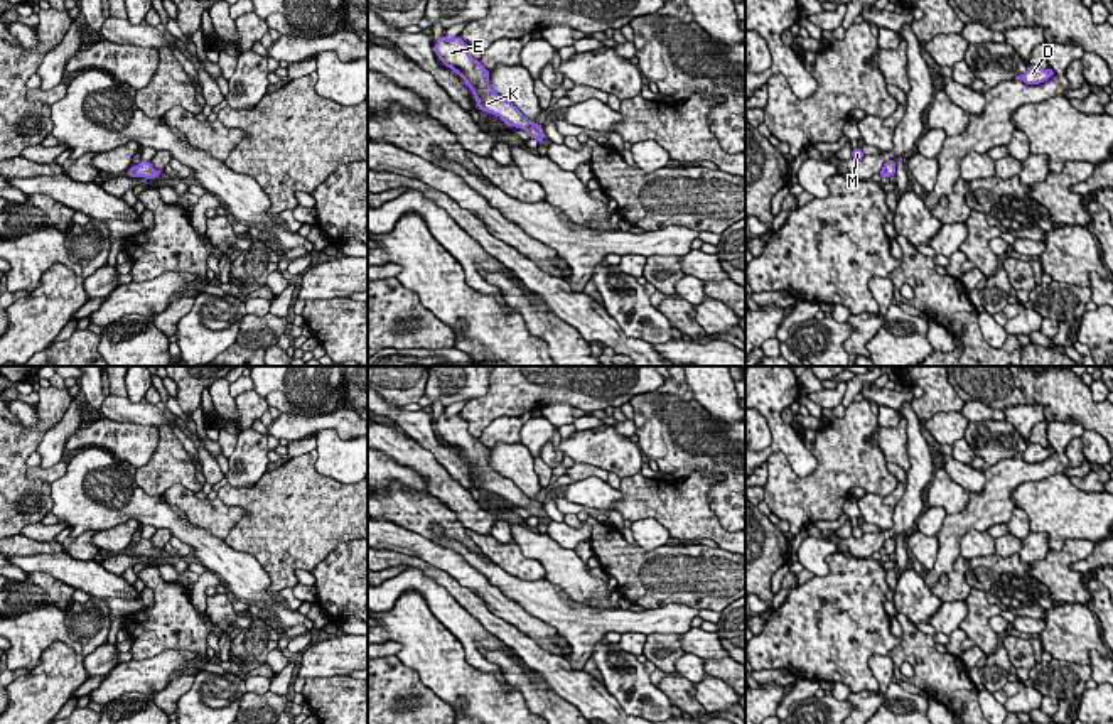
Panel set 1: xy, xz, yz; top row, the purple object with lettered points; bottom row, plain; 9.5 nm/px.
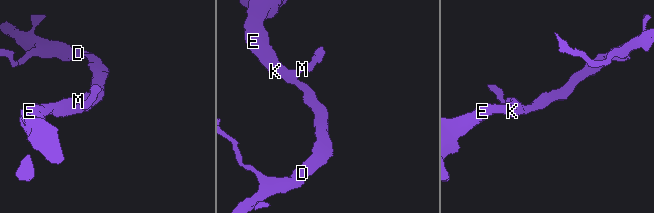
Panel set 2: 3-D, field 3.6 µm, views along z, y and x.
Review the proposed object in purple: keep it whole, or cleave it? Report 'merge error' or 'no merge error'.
no merge error

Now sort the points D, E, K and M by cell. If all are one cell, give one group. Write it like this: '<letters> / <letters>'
D E K M

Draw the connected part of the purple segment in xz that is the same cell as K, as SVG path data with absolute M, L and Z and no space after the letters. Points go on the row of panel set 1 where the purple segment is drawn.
M442 35L435 44L438 59L457 73L470 88L477 108L499 116L504 125L526 130L531 138L545 143L543 127L530 122L511 101L504 100L489 86L489 71L469 56L469 46L459 35L447 39Z

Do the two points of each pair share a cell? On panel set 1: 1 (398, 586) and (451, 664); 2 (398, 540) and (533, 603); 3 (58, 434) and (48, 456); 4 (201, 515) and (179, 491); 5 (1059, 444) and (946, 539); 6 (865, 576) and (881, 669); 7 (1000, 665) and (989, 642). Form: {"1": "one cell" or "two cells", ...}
{"1": "two cells", "2": "two cells", "3": "one cell", "4": "one cell", "5": "two cells", "6": "two cells", "7": "two cells"}

